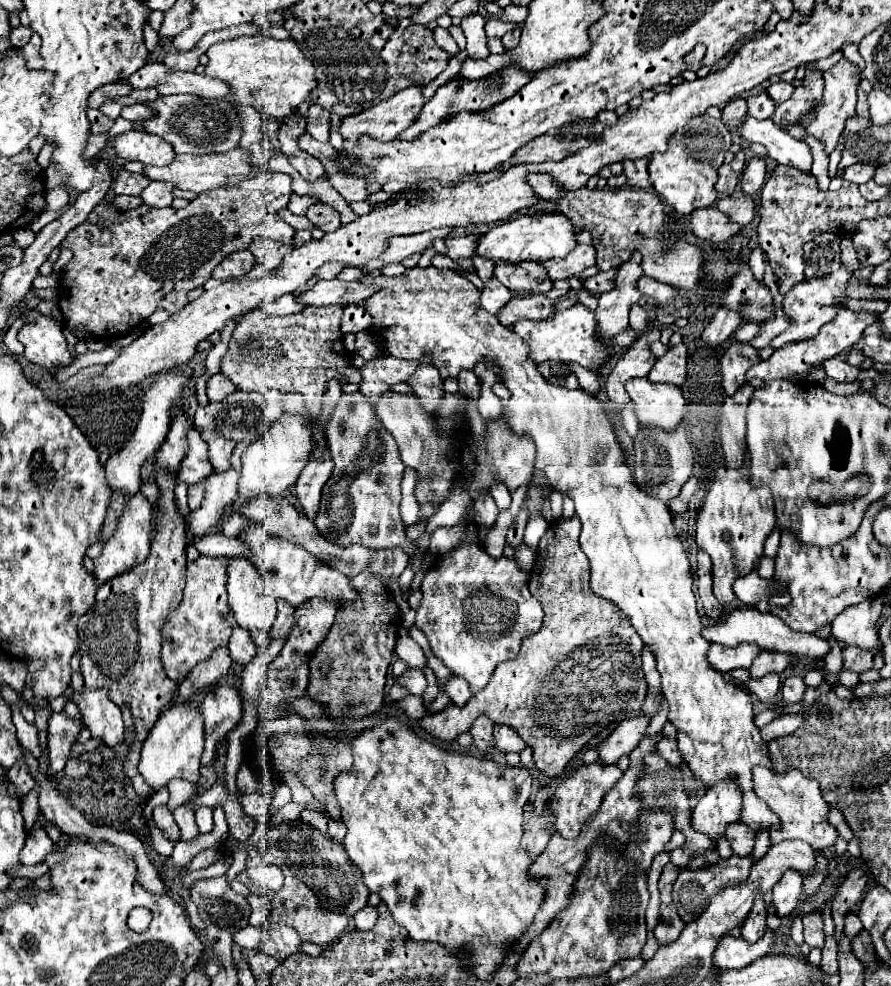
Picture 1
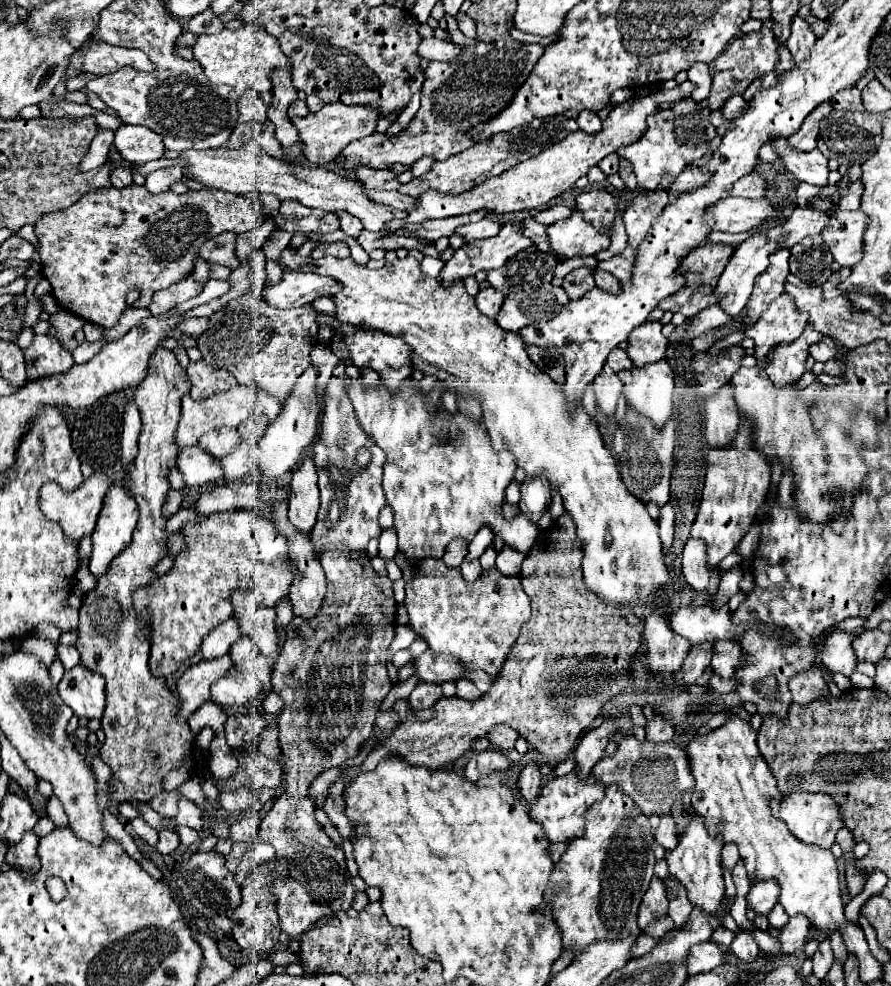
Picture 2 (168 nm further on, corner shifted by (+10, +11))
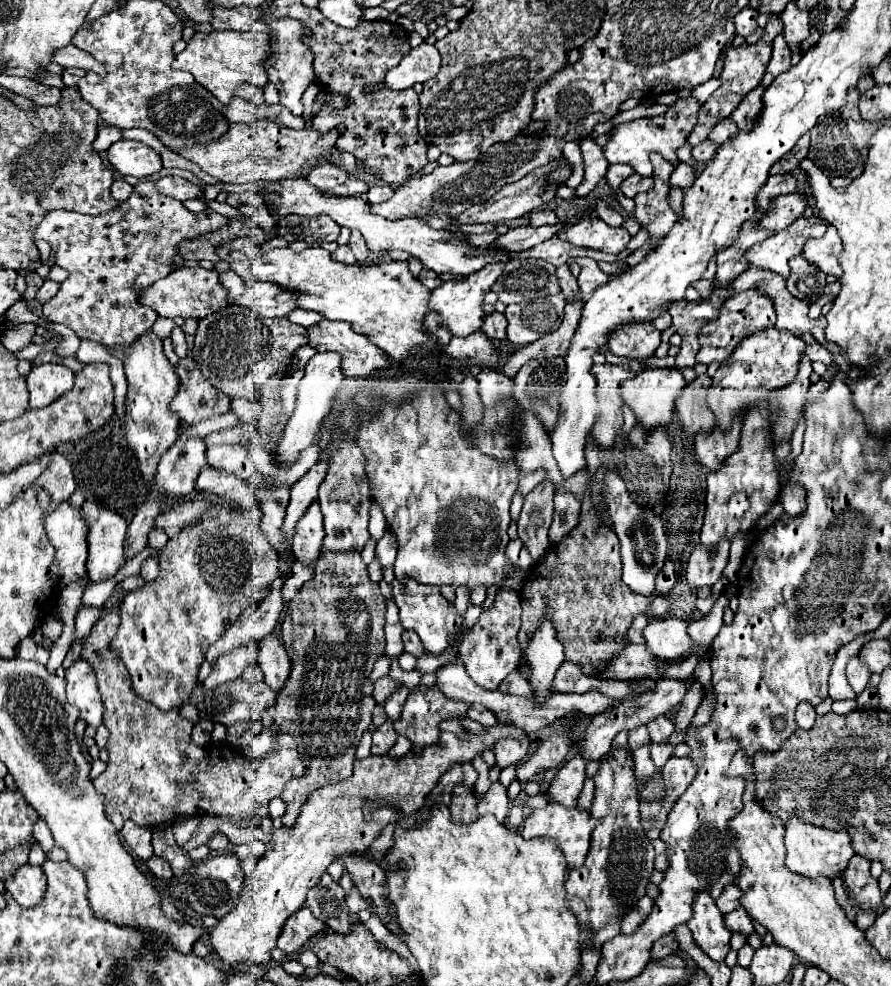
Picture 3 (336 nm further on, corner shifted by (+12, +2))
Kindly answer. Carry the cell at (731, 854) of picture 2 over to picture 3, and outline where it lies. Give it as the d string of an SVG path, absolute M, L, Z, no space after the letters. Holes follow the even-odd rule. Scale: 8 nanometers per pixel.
M728 886L722 896L716 900L716 906L720 908L722 914L728 914L732 910L736 910L740 906L740 896L742 896L742 890L740 888L734 888L734 886Z

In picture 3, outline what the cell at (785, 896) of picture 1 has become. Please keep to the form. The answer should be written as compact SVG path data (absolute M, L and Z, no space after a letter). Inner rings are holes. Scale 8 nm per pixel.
M738 908L738 910L730 912L730 914L724 914L724 924L726 924L726 930L730 930L732 934L742 934L746 938L754 932L752 920L746 914L744 908Z

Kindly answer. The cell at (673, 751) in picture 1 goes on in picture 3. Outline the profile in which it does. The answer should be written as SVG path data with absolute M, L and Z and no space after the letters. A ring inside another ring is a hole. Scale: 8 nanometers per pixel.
M658 716L658 718L650 720L648 730L650 730L652 742L666 742L668 736L674 732L674 724L672 724L672 720L666 718L666 716Z

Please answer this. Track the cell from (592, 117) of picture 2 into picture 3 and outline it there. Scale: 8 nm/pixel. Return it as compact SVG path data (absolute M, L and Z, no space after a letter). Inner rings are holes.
M586 136L580 140L580 150L582 150L582 156L584 156L584 166L586 166L586 172L584 172L584 180L582 184L576 188L576 198L584 198L588 196L594 186L604 178L606 170L608 170L608 162L606 158L602 156L602 148L594 142L594 138Z

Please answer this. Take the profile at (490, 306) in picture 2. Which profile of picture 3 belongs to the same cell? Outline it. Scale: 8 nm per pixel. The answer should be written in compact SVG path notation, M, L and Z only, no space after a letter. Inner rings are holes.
M494 312L494 314L488 314L488 316L486 316L486 322L484 322L484 326L482 326L482 332L484 332L490 340L498 340L498 342L500 342L500 340L506 340L506 326L508 326L506 316Z

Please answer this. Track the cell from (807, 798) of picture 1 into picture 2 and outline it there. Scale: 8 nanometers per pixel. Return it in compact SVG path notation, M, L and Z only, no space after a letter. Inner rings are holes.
M806 791L790 793L790 795L782 797L782 801L772 799L770 807L772 807L772 813L788 825L788 829L792 831L794 837L798 837L804 843L814 843L824 849L830 849L830 845L834 843L836 831L842 827L842 821L838 815L838 805L826 793L806 793Z

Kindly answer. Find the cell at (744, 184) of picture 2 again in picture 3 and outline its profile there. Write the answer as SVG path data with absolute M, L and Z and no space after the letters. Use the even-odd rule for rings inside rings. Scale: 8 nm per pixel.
M780 174L780 176L770 176L766 186L762 188L760 196L758 196L758 206L760 208L770 208L770 200L782 194L790 194L796 192L798 180L792 174Z

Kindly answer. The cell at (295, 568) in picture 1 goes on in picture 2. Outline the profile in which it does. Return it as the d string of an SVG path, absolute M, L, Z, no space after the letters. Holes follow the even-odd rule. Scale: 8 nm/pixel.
M242 509L208 515L200 523L188 523L182 531L186 541L192 541L188 549L178 553L174 567L166 575L156 579L146 591L136 591L136 609L144 611L146 605L154 619L150 633L150 673L154 677L174 673L178 663L198 651L208 631L232 617L230 593L236 587L258 587L260 599L276 607L300 575L296 563L288 557L288 541L284 535L252 511Z

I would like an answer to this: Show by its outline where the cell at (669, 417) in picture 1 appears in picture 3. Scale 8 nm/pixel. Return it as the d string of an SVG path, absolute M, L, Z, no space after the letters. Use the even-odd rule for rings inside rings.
M648 368L622 384L622 398L632 408L644 430L654 430L658 426L666 428L672 422L674 402L684 386L686 380L678 368Z

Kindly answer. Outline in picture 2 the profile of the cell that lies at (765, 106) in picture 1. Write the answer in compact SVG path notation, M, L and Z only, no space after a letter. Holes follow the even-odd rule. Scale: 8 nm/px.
M734 95L734 97L728 99L728 103L724 105L724 117L736 119L736 115L744 115L746 109L748 109L748 101L746 101L742 95Z

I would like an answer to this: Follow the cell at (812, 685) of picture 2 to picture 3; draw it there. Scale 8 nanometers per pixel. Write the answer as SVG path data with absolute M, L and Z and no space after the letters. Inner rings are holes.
M808 702L798 704L798 708L796 708L796 724L798 724L800 728L804 728L804 730L810 730L810 728L814 726L814 720L816 720L816 710L814 710L814 706L808 704Z

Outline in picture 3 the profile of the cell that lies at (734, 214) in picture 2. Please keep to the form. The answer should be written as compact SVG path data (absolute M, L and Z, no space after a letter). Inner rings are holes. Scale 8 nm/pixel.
M786 194L772 200L772 208L764 212L764 218L758 222L758 228L778 232L790 226L794 220L802 218L804 210L810 206L806 194Z

